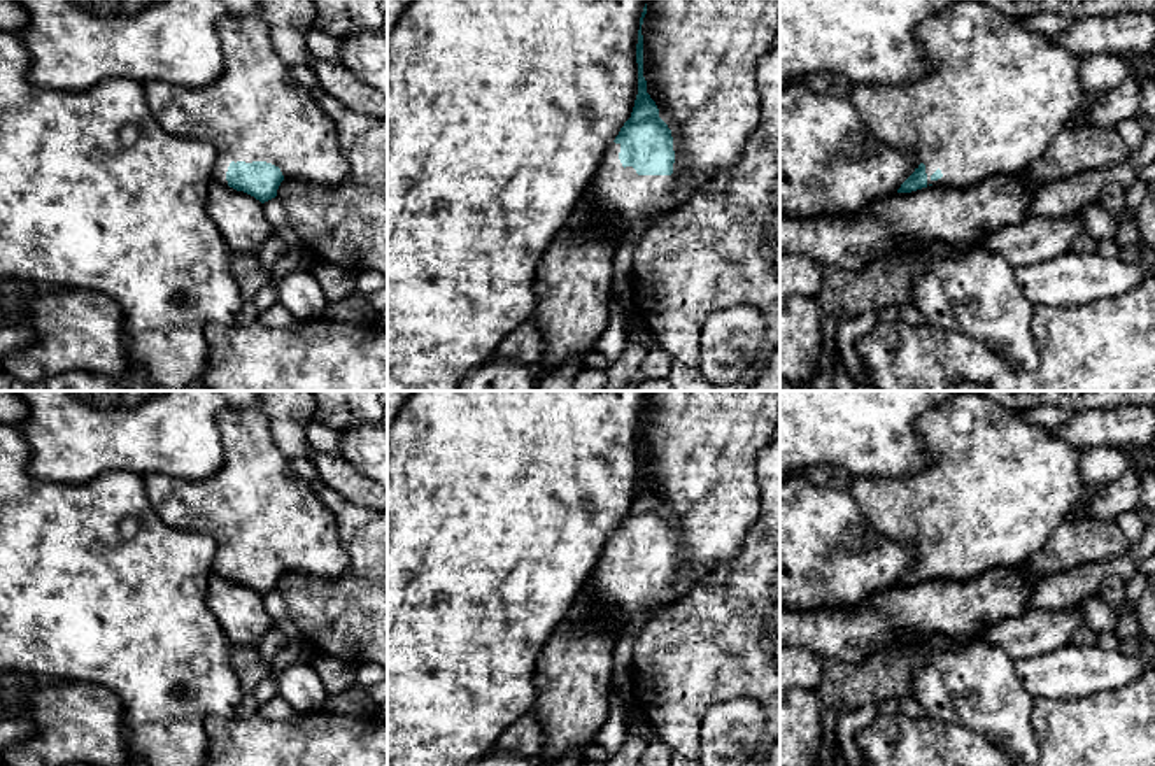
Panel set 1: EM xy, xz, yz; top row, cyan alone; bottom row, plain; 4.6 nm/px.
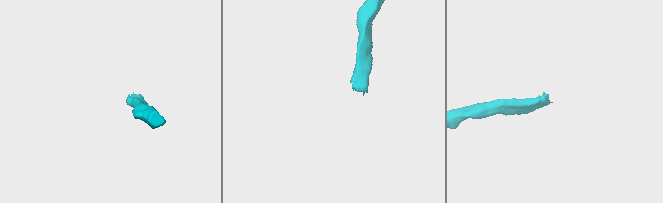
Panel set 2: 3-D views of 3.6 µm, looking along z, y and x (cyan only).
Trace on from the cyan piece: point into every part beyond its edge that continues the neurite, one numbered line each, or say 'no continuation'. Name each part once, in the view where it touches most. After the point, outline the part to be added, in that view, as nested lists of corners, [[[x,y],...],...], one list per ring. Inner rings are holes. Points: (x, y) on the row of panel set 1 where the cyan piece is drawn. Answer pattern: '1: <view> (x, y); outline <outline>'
1: xz (700, 56); outline [[[780,0],[647,2],[641,25],[643,77],[659,117],[671,130],[675,163],[671,175],[638,175],[633,167],[622,167],[620,144],[610,144],[589,193],[617,242],[634,223],[650,224],[675,210],[691,193],[740,160],[761,112],[757,61],[776,46],[778,32]]]

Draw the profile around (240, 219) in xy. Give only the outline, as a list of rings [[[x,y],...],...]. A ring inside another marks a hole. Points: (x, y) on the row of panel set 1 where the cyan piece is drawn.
[[[216,181],[209,186],[207,212],[231,254],[256,254],[273,235],[259,200]]]

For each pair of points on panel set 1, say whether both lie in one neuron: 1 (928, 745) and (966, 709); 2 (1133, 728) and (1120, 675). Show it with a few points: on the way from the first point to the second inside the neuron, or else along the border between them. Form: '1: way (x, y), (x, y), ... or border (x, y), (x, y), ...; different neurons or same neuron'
1: border (928, 714), (973, 730), (989, 740); different neurons
2: border (1136, 677), (1120, 687), (1094, 691), (1084, 698); different neurons

